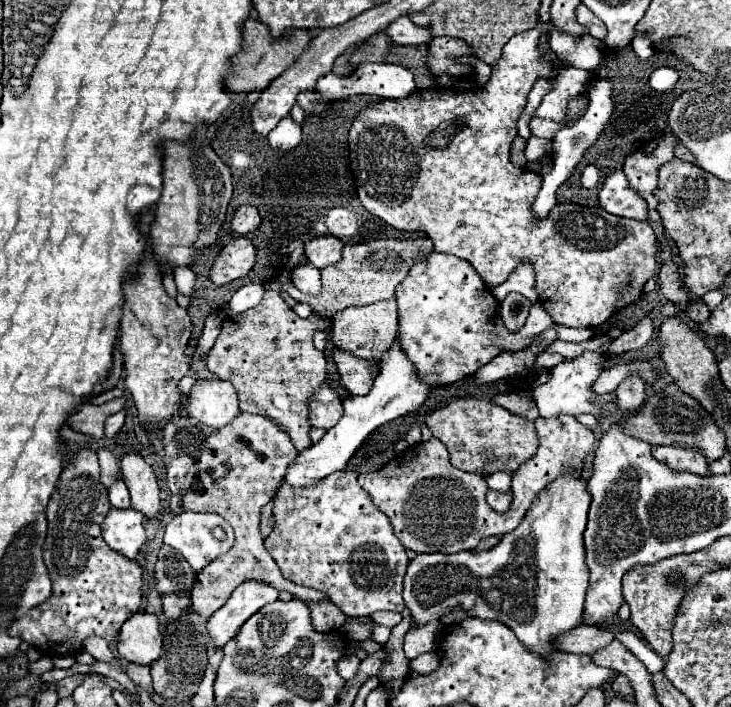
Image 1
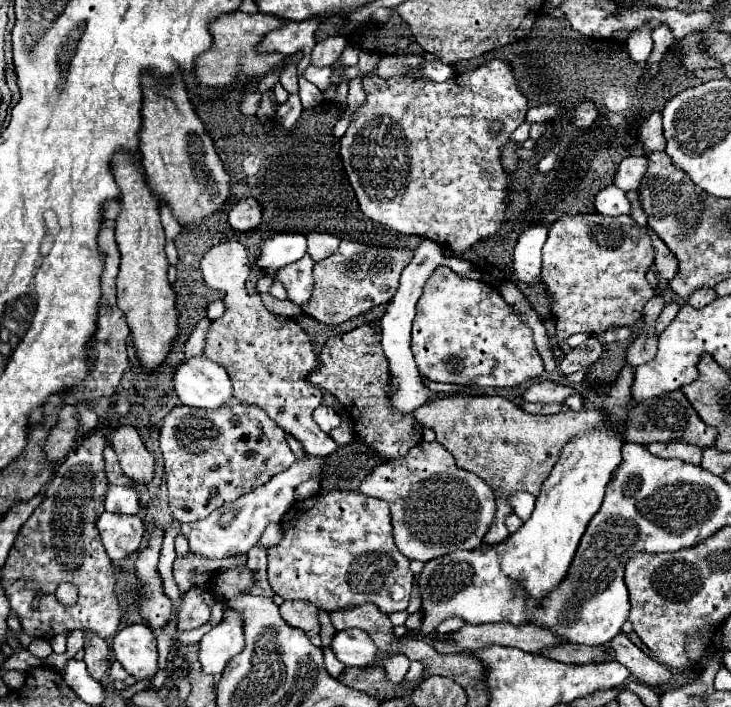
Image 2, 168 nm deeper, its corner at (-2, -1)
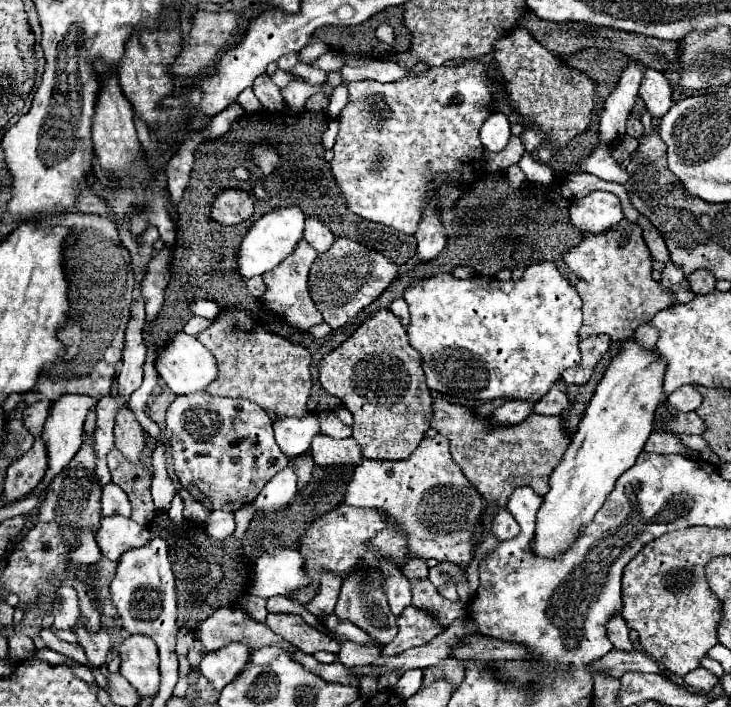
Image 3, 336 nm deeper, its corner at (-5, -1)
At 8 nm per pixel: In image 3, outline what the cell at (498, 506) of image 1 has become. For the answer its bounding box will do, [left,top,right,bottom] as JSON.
[492,511,520,539]

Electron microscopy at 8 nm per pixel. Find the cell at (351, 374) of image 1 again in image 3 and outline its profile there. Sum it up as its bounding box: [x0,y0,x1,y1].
[318,309,432,461]

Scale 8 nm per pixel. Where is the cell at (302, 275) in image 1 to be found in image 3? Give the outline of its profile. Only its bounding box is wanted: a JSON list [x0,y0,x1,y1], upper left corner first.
[260,239,322,333]

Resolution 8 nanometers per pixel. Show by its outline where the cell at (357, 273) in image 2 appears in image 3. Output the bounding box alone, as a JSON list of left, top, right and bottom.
[308,237,398,329]

